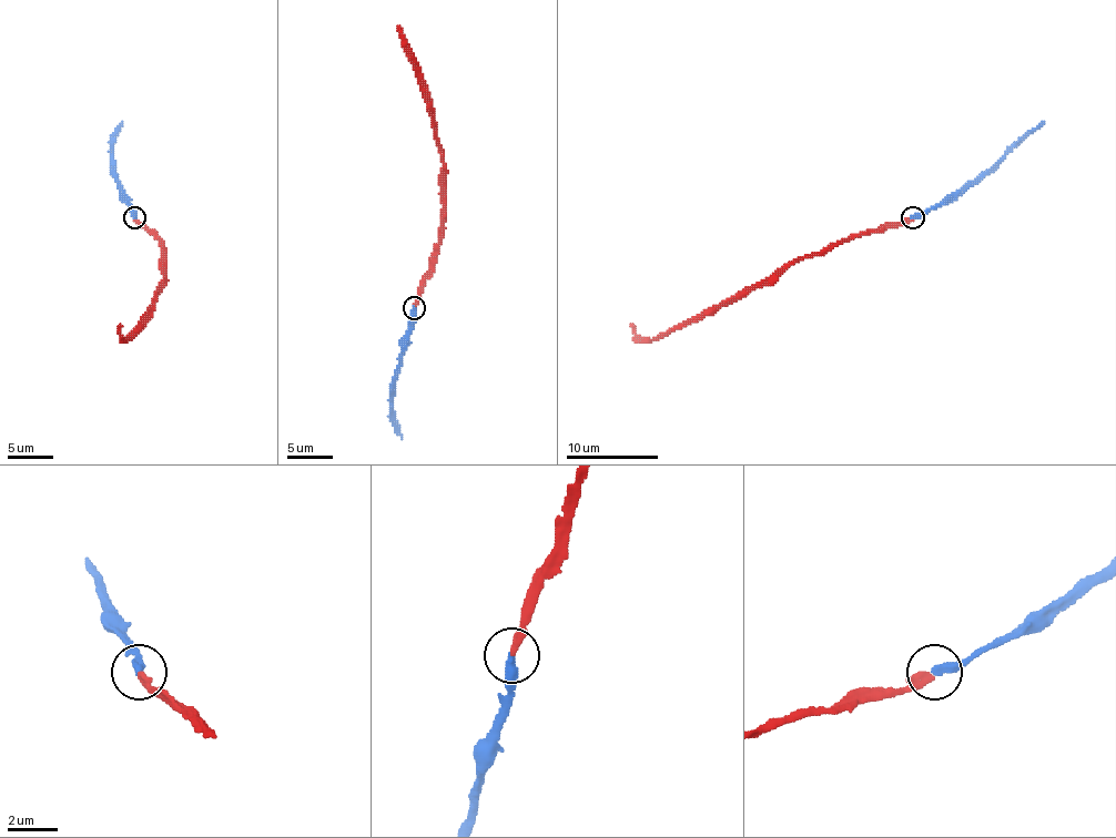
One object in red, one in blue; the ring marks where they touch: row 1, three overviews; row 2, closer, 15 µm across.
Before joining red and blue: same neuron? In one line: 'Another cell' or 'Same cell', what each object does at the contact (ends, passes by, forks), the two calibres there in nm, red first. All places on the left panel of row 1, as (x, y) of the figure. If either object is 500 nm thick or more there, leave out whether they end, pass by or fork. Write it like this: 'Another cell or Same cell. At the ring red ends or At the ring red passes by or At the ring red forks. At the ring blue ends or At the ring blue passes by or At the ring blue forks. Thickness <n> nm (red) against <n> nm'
Same cell. At the ring red ends. At the ring blue ends. Thickness 260 nm (red) against 320 nm

